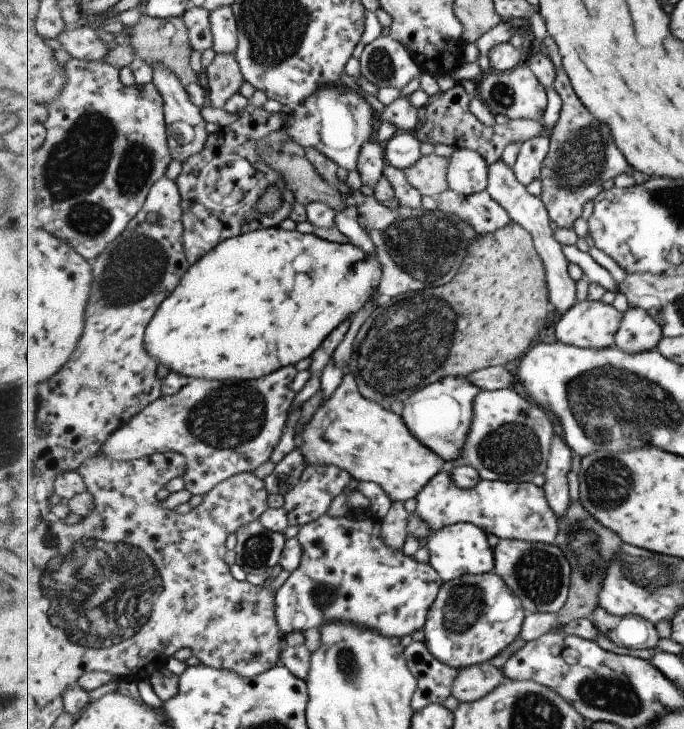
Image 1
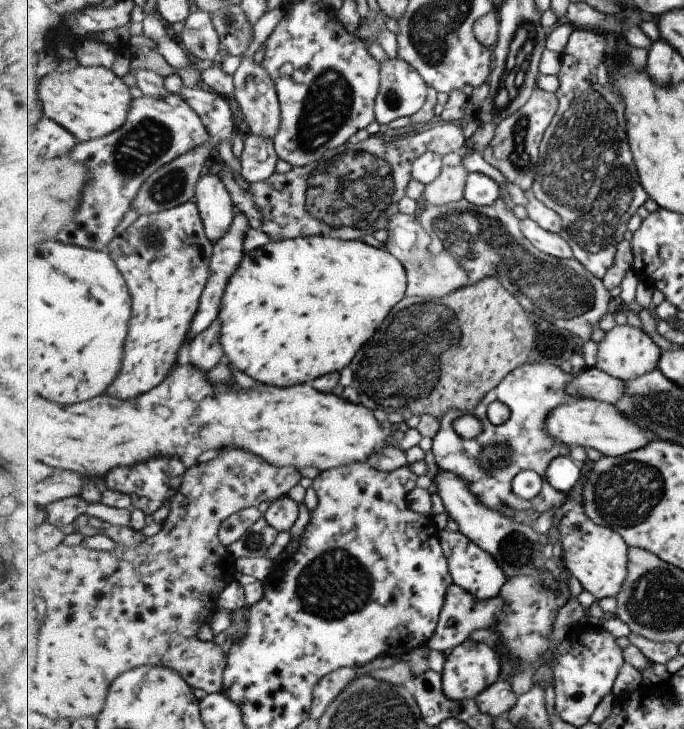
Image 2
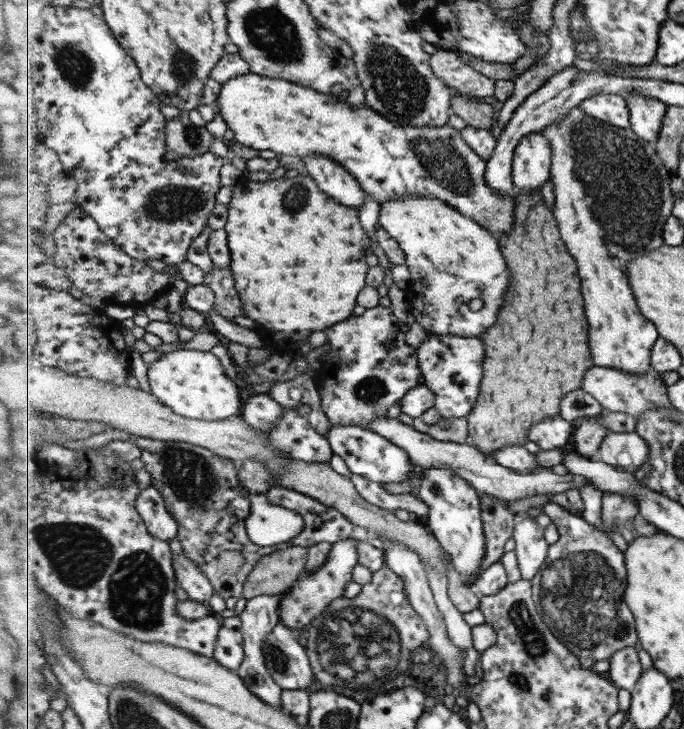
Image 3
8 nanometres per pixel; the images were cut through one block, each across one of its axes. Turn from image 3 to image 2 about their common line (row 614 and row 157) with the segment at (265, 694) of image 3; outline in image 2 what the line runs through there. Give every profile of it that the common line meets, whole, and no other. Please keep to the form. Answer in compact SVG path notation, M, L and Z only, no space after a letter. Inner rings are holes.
M248 135L239 157L240 172L250 184L261 182L276 172L279 159L274 140Z

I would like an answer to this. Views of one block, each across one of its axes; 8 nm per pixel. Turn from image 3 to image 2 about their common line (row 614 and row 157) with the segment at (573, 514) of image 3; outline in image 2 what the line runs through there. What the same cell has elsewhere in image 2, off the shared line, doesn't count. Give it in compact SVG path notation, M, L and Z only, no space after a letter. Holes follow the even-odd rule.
M575 28L569 37L569 40L564 47L562 53L562 67L557 75L560 78L561 88L556 92L559 97L560 106L556 112L555 118L549 125L547 132L545 133L543 142L541 143L541 152L543 153L543 159L541 161L537 176L532 186L531 192L543 204L546 204L549 208L556 210L562 218L563 230L560 235L571 245L574 252L574 258L580 260L597 278L602 279L605 276L605 272L609 272L609 269L615 262L615 252L617 252L617 246L623 242L623 234L627 232L627 224L629 220L638 214L643 204L649 200L650 196L645 190L644 184L640 179L640 172L638 171L632 148L630 147L628 137L628 118L625 114L626 104L621 93L614 87L614 80L610 77L610 66L608 59L610 57L610 49L613 44L614 38L609 34L602 33L601 31L594 31L591 29L579 29Z

